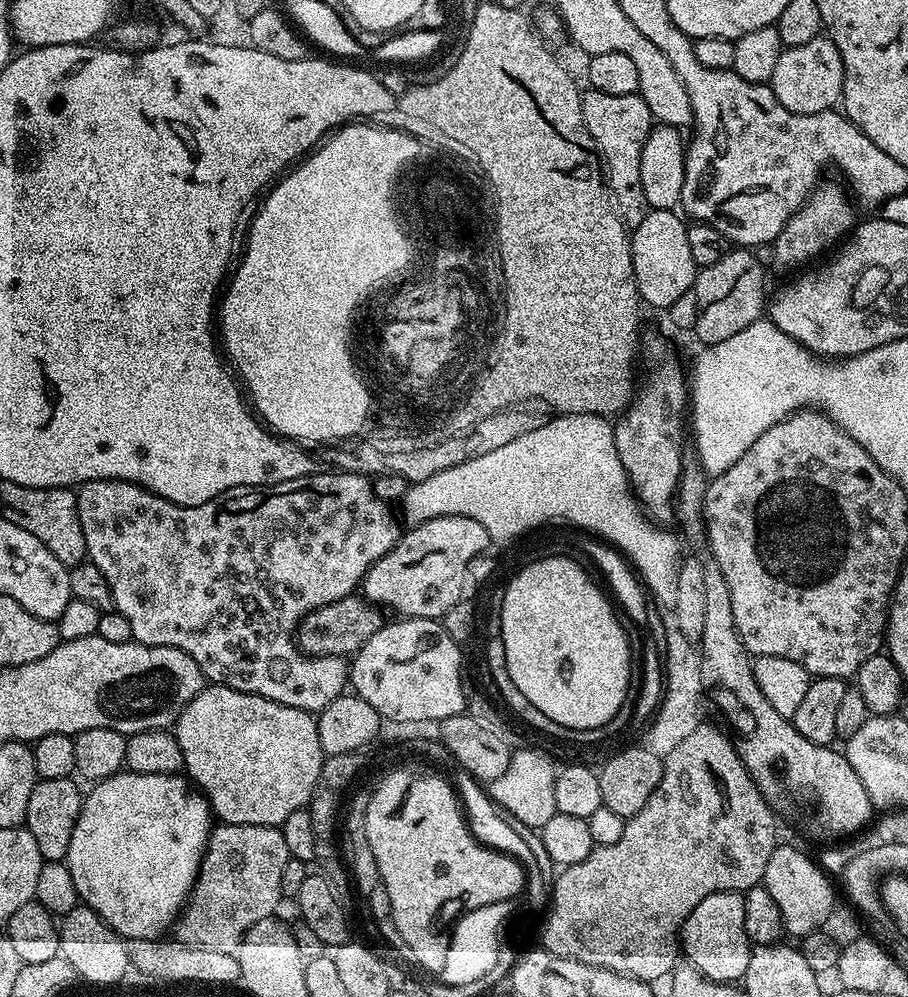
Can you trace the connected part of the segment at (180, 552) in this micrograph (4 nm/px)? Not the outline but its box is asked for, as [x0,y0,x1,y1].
[76,470,402,714]

